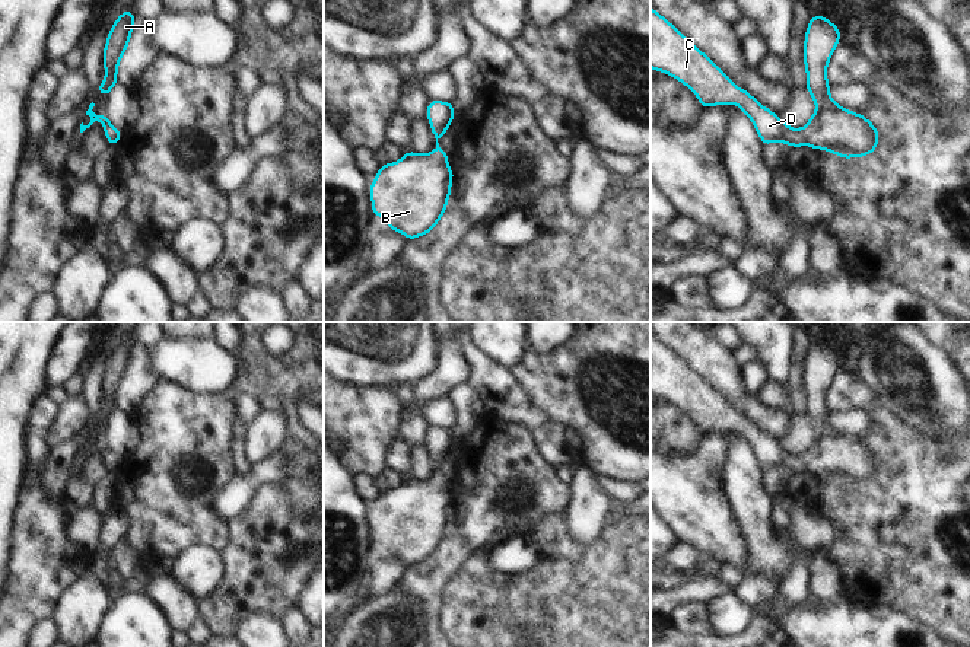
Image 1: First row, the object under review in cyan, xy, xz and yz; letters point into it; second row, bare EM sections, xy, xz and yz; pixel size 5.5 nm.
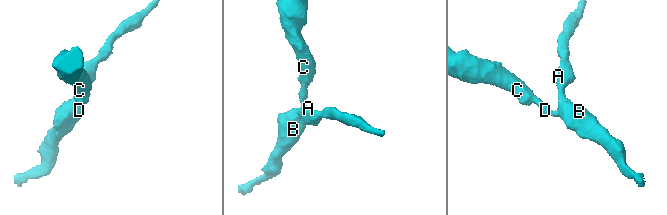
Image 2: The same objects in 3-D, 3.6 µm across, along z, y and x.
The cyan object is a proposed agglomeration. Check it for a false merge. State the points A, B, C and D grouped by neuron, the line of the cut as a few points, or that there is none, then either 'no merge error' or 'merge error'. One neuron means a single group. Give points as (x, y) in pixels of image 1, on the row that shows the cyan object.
A B C D | no cut | no merge error

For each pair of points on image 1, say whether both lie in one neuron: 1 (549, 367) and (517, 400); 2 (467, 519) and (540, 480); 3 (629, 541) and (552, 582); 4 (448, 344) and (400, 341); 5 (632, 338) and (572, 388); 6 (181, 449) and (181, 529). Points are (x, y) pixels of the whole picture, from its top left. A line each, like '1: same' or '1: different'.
1: different
2: same
3: same
4: different
5: same
6: same

